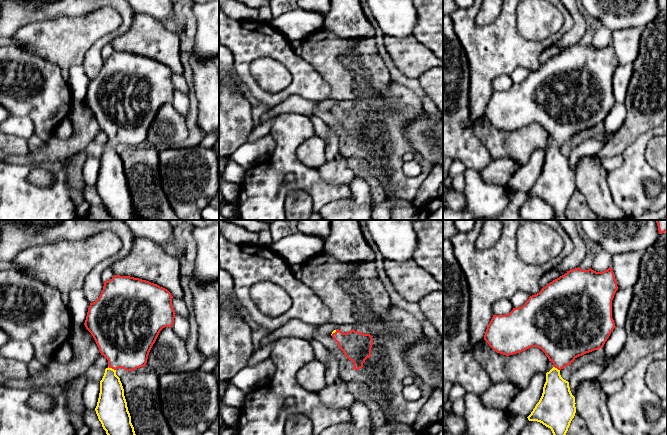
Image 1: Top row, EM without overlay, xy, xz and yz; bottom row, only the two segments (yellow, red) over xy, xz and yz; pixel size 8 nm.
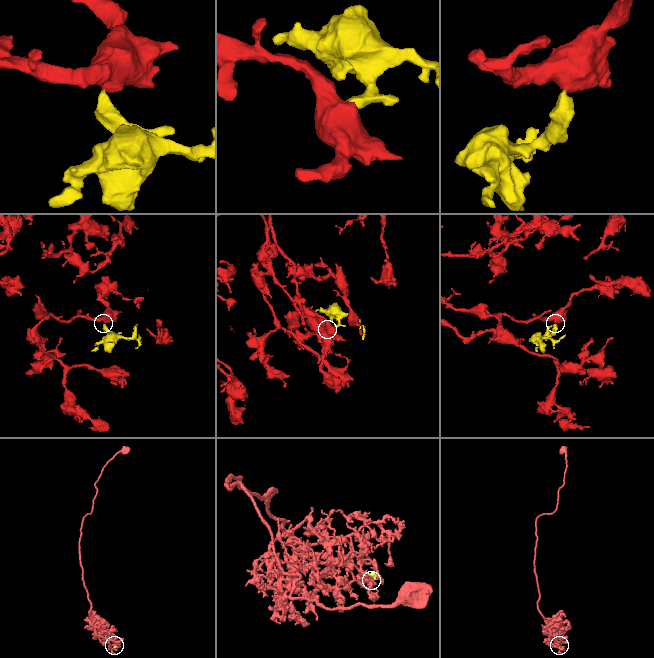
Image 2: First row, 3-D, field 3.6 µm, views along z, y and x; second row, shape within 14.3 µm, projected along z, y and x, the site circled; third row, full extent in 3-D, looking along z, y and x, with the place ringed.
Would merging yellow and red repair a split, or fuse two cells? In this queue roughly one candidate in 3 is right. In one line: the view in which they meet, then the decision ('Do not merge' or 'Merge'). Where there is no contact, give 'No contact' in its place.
Touches yellow in xy. Merge

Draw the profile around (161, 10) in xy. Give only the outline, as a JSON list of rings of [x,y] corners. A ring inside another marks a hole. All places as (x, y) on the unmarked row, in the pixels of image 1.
[[[126,0],[137,13],[153,16],[165,23],[174,15],[173,5],[170,0]]]

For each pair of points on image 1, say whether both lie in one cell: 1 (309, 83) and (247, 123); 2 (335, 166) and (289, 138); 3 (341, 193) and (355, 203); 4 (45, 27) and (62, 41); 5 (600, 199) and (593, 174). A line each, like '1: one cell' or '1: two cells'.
1: two cells
2: two cells
3: two cells
4: one cell
5: one cell

